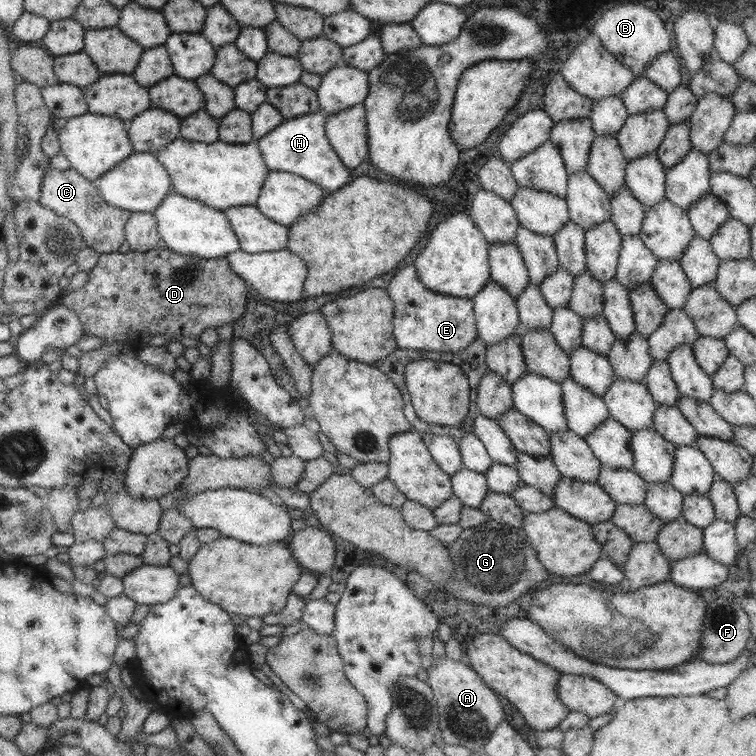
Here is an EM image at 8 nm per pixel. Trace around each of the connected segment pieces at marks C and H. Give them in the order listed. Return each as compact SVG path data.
M48 164L46 172L44 172L39 203L52 209L58 216L66 216L77 224L80 232L84 234L85 246L92 246L98 253L110 254L120 250L120 246L125 240L124 230L127 220L132 215L129 210L106 204L104 198L100 196L96 182L84 178L72 167L68 170L58 170L52 164Z
M319 110L285 120L274 130L256 140L262 152L262 158L270 171L284 171L297 174L314 184L318 184L327 193L340 190L350 180L351 170L342 164L326 136L326 116Z

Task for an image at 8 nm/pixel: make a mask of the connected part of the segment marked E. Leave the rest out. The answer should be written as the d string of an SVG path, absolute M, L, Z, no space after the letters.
M412 264L396 272L388 284L388 295L394 304L393 336L399 348L456 353L478 338L473 301L426 288Z

